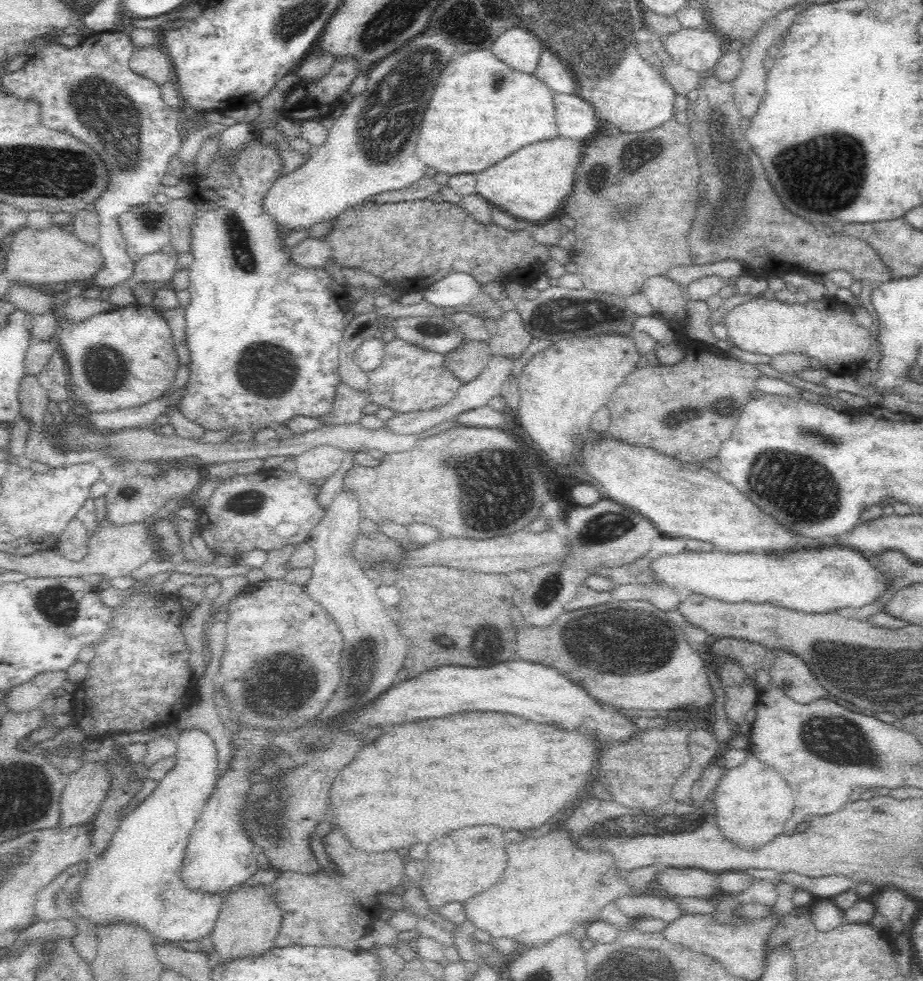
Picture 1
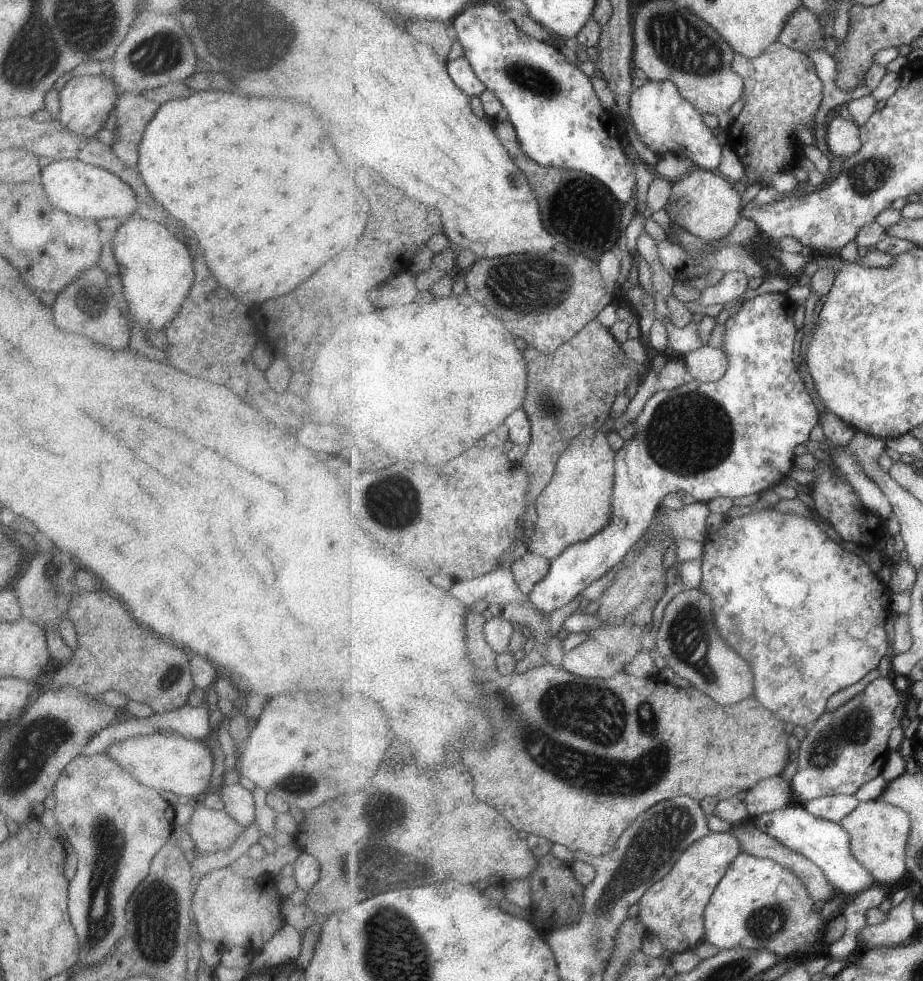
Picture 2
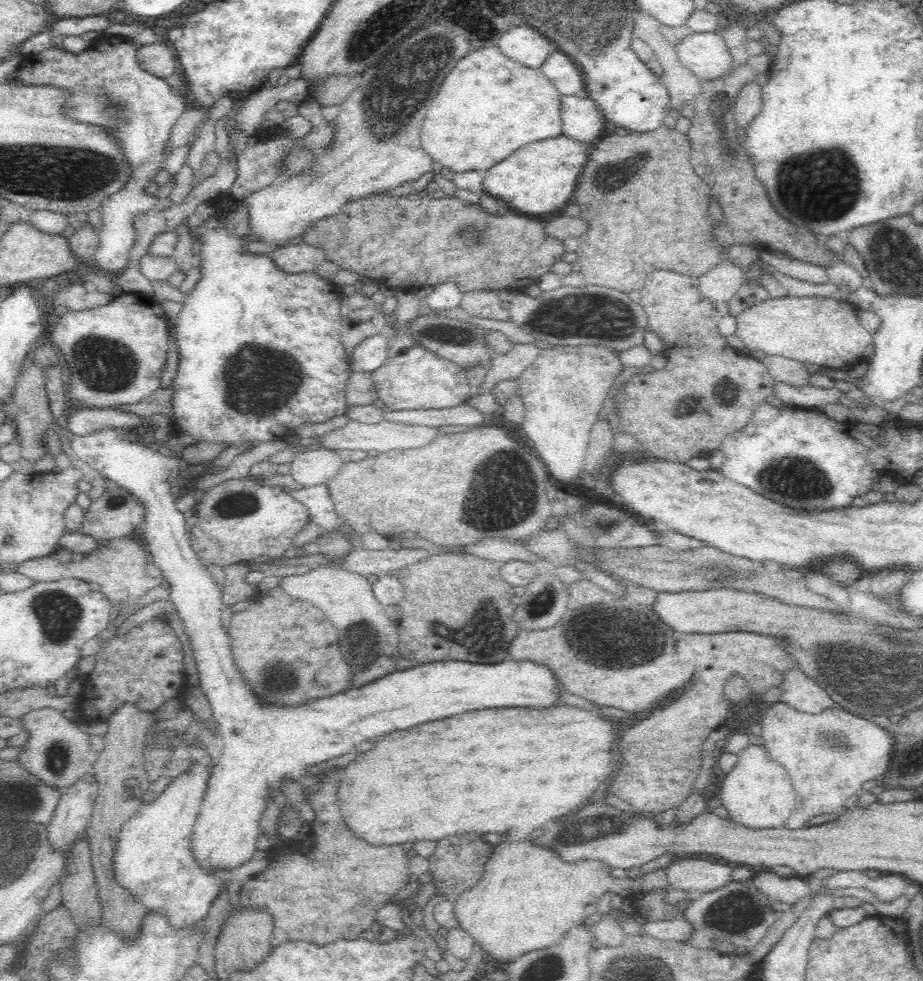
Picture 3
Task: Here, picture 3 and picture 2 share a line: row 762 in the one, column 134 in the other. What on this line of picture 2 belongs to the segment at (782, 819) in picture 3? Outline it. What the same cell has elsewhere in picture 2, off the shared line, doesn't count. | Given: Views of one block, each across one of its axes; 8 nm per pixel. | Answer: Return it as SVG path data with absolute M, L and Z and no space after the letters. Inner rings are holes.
M172 732L133 736L112 743L105 753L144 786L159 791L170 790L178 797L186 796L193 802L210 790L208 785L212 776L213 755L201 737L183 737Z

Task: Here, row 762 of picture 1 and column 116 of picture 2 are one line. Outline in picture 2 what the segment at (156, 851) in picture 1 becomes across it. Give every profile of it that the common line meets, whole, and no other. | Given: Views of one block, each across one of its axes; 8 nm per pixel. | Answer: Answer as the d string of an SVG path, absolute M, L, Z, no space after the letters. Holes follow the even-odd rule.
M60 159L53 161L37 178L43 184L45 194L54 207L77 217L99 221L135 215L141 211L140 200L134 189L117 174L108 169L94 166L78 159Z

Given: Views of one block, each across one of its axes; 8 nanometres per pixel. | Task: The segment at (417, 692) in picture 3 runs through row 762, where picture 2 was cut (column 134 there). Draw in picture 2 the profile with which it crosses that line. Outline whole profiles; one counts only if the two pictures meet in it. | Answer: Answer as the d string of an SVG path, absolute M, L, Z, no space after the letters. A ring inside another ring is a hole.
M140 211L118 228L112 238L115 261L121 270L121 282L124 284L124 298L134 319L143 330L159 331L176 316L188 290L194 282L192 258L184 242L180 242L166 226L154 220L154 215Z

